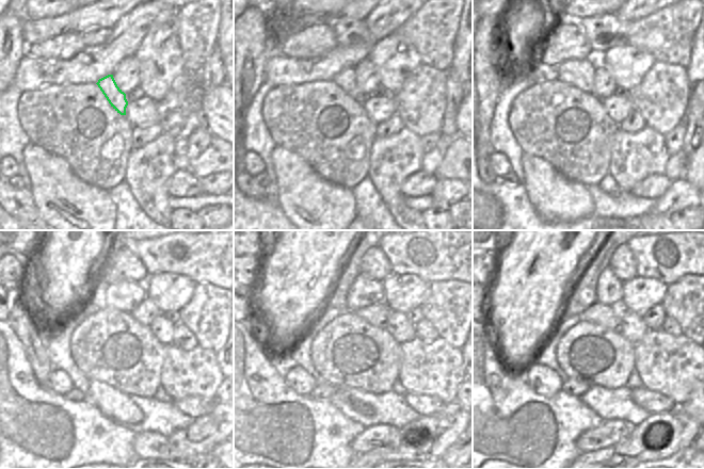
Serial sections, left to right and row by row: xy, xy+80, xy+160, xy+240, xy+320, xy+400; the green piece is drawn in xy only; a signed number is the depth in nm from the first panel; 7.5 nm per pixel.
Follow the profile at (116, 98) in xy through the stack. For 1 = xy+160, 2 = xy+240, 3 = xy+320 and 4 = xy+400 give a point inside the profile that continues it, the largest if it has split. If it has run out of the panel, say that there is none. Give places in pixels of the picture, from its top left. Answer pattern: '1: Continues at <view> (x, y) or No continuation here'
1: Continues at xy+160 (580, 74)
2: Continues at xy+240 (124, 295)
3: Continues at xy+320 (365, 291)
4: Continues at xy+400 (609, 290)

